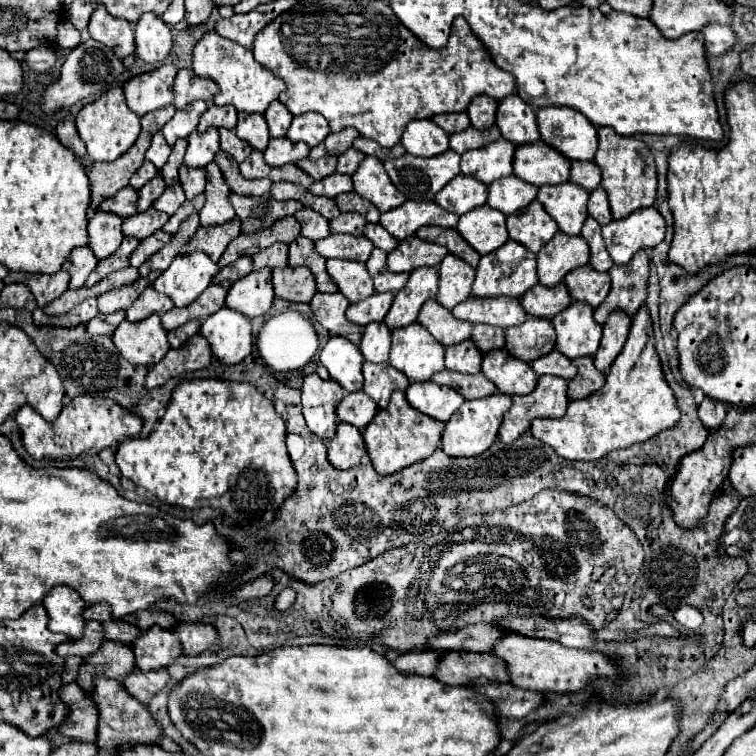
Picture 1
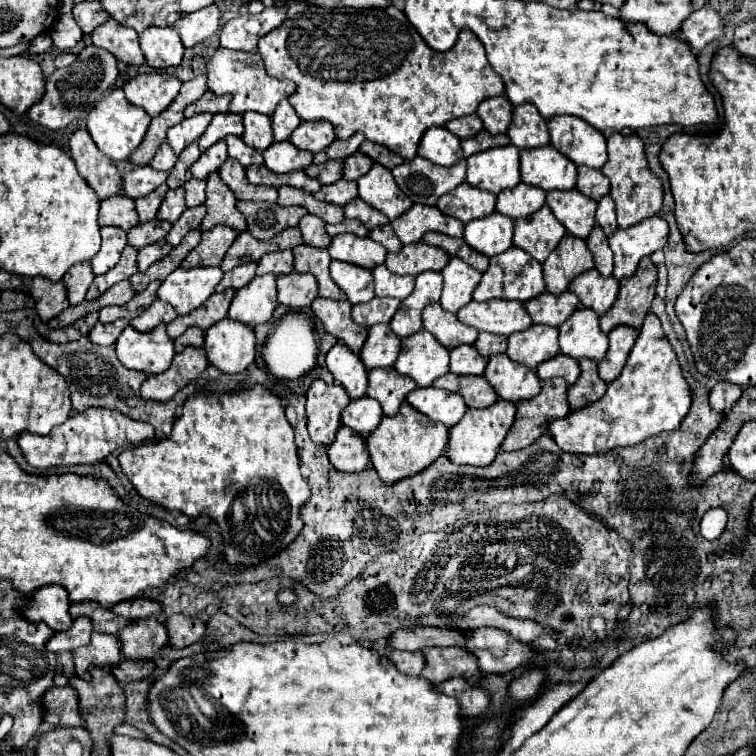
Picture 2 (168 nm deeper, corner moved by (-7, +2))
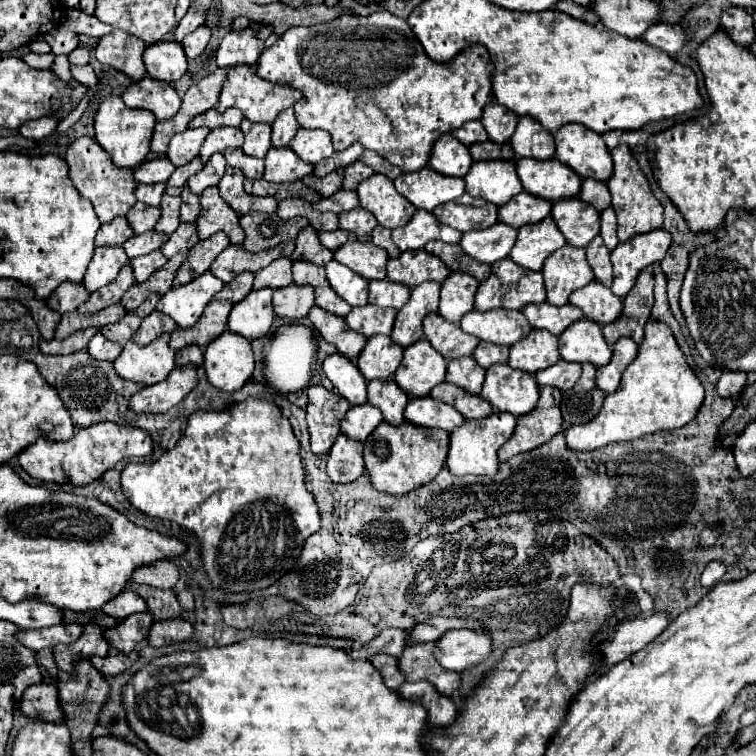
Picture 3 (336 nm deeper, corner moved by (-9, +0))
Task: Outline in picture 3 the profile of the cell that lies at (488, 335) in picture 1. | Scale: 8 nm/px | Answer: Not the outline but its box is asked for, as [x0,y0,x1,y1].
[473,341,509,369]

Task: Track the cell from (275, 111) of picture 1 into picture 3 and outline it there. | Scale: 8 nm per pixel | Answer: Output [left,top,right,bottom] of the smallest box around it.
[271,107,299,147]

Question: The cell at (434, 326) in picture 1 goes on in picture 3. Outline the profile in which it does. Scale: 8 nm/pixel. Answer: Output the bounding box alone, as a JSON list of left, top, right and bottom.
[423,313,479,359]

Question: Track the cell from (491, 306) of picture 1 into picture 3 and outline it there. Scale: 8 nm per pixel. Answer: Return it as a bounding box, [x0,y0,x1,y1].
[461,311,531,345]

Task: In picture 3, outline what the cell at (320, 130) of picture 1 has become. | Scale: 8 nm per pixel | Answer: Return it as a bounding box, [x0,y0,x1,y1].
[289,129,333,165]

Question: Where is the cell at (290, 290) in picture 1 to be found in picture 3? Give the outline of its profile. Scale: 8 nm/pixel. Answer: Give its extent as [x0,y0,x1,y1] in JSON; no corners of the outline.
[273,285,315,319]

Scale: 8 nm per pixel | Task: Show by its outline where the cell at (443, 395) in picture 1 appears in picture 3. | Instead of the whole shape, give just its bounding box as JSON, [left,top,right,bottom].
[405,397,465,433]

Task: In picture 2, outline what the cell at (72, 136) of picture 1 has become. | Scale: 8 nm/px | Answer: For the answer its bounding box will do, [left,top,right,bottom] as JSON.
[69,129,125,201]

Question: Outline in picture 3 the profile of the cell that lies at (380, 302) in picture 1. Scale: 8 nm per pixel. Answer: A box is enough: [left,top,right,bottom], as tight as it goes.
[345,305,397,337]

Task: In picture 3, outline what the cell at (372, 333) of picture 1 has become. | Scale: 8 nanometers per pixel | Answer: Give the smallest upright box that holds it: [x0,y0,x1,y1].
[357,337,403,381]

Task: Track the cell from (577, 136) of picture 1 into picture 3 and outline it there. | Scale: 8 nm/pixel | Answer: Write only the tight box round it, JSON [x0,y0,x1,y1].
[555,123,613,181]

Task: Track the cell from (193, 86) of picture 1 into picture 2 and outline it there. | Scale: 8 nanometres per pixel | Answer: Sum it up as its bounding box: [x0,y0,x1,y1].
[185,91,231,117]

